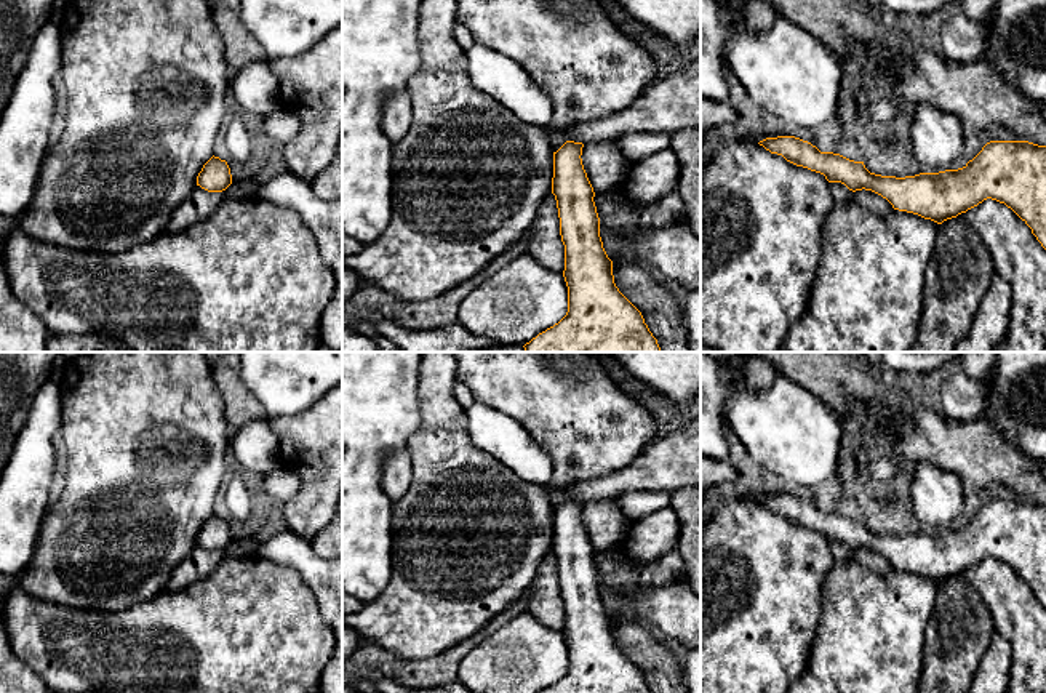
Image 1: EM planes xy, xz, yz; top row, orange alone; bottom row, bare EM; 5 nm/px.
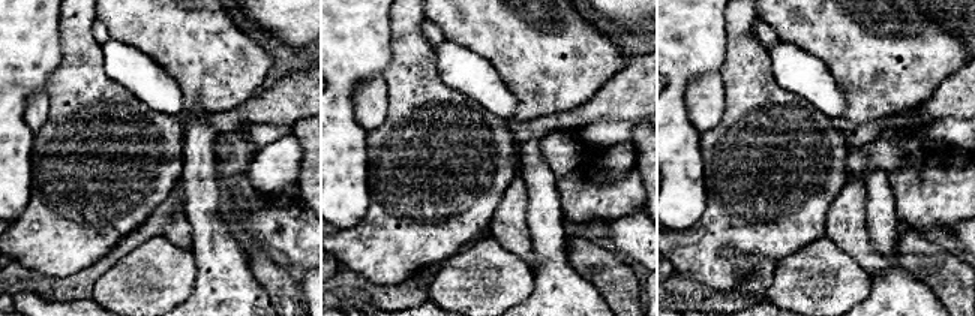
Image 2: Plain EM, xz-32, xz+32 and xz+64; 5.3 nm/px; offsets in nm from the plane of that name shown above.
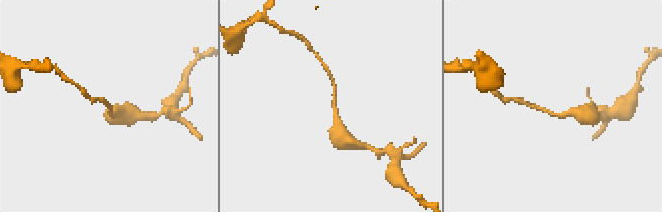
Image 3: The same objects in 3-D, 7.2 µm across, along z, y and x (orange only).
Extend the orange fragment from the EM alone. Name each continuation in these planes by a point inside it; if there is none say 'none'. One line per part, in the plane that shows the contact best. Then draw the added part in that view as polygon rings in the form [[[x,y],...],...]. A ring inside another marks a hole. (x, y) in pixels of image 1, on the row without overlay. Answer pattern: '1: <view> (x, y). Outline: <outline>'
none

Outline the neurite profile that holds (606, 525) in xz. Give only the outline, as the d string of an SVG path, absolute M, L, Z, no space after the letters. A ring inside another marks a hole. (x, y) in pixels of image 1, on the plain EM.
M616 499L584 503L581 517L593 551L611 549L627 536L630 520Z

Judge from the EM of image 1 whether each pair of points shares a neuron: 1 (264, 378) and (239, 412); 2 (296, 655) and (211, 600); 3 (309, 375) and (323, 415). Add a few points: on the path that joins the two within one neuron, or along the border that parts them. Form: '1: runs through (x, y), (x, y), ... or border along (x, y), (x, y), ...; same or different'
1: border along (240, 368), (245, 386), (269, 418); different
2: runs through (275, 644), (255, 644), (232, 621); same
3: border along (325, 392), (306, 408), (285, 416); different

